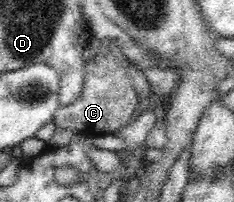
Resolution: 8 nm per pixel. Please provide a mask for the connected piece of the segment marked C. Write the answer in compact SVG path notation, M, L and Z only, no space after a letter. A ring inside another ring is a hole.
M95 46L89 57L81 96L72 104L60 105L52 120L57 128L79 132L81 137L89 139L107 133L115 134L125 128L131 118L138 114L141 100L132 86L128 70L116 59L116 53L107 50L107 56L103 56L101 49Z

